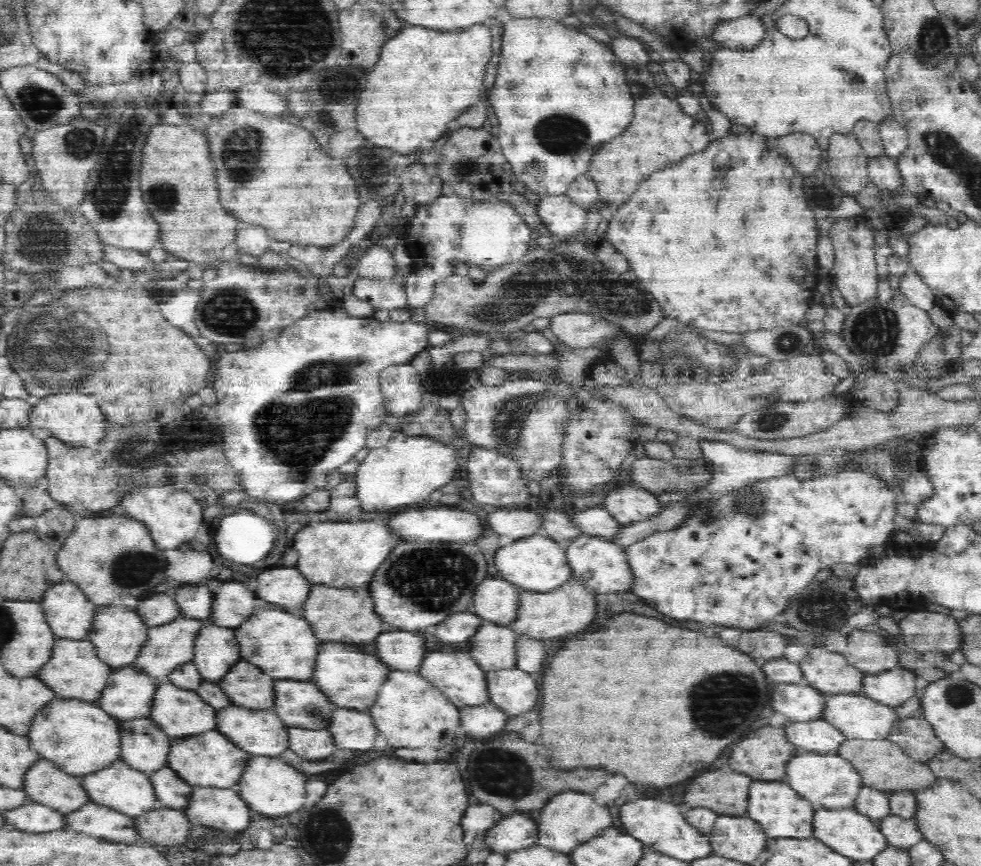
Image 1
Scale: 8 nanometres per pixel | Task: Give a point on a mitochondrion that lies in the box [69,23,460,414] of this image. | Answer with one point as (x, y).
(109, 196)

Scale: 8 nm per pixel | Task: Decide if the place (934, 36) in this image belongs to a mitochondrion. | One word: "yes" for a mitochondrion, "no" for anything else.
yes

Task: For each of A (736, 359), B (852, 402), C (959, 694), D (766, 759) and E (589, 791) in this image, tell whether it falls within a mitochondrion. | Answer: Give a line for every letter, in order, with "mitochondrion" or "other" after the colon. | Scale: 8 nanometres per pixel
A: other
B: other
C: mitochondrion
D: other
E: other

